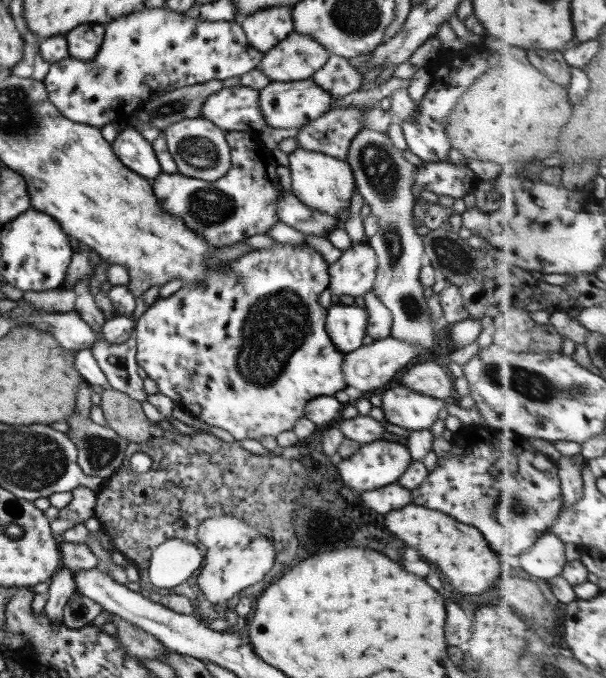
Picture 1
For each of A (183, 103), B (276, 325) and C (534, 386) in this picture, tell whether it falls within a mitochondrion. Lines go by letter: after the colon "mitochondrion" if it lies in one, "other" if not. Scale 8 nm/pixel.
A: mitochondrion
B: mitochondrion
C: mitochondrion

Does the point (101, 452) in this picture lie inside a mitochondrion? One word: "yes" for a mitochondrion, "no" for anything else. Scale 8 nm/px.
yes

